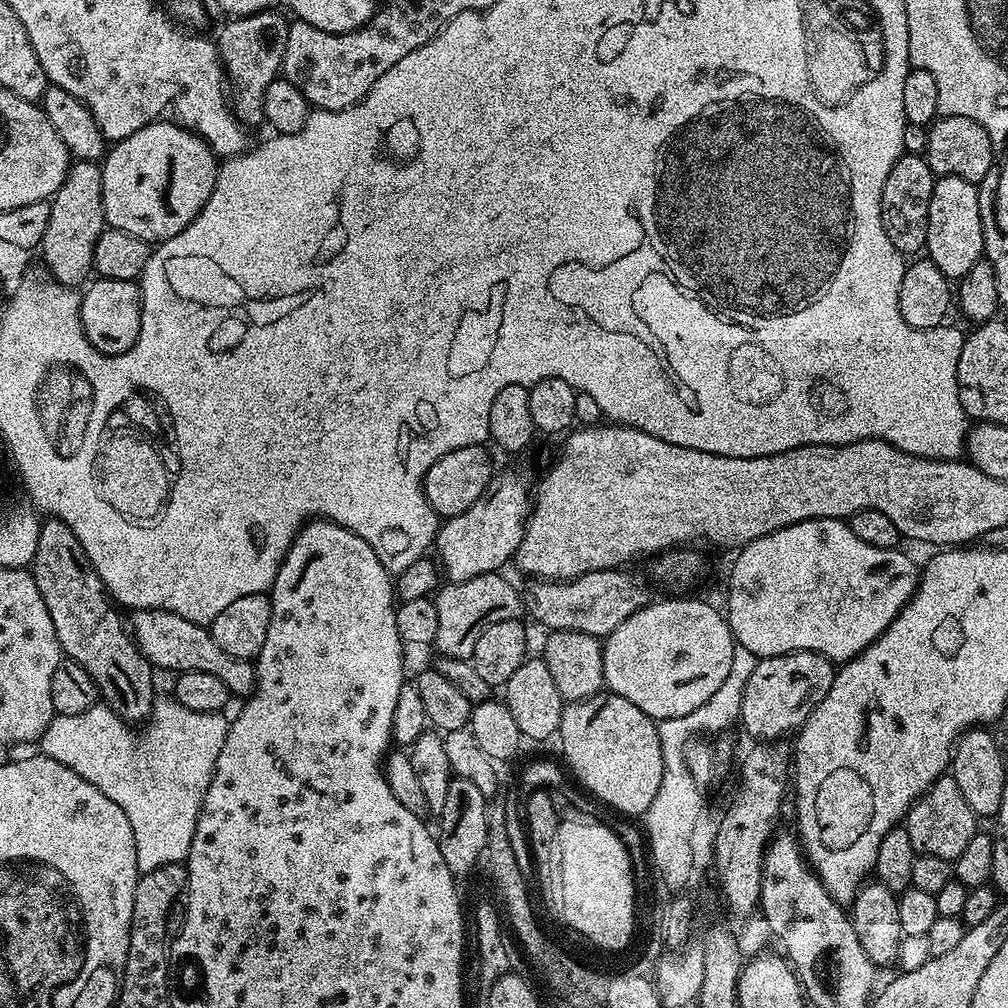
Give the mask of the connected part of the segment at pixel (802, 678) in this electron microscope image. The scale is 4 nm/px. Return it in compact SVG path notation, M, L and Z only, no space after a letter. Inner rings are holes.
M791 652L757 659L754 674L750 674L750 682L746 682L746 690L742 694L739 723L744 724L756 742L791 737L799 732L806 718L810 718L814 706L826 698L833 675L833 661L817 652Z

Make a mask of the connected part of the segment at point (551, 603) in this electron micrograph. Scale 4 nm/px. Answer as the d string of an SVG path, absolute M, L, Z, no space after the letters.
M607 568L601 572L587 572L573 580L533 579L529 583L532 585L522 592L524 612L533 621L544 623L557 632L574 630L605 638L632 614L650 603L647 582L628 571L632 570Z

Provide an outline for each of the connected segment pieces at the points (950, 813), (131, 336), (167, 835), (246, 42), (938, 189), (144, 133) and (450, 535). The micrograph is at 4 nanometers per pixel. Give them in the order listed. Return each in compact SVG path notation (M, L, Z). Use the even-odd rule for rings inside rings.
M951 774L939 776L924 793L916 799L906 817L906 827L910 834L913 852L925 856L934 854L934 858L946 858L955 862L962 850L970 843L978 831L978 818L970 810L958 782Z
M96 278L84 290L84 296L82 292L79 301L80 321L86 338L103 356L126 354L126 350L130 350L134 342L138 342L142 330L142 300L139 283L136 280L116 281Z
M97 706L82 714L55 715L38 741L43 755L54 758L54 762L62 762L62 766L74 770L74 774L86 778L90 786L100 788L102 794L126 814L134 834L140 873L187 861L200 801L212 780L218 754L222 754L222 742L226 742L230 723L229 717L219 712L185 712L179 707L171 707L153 707L151 716L139 729L140 733L106 706Z
M269 10L229 19L229 24L221 30L220 36L215 37L216 48L220 51L220 63L224 66L226 84L230 89L232 110L248 130L265 123L266 88L281 75L289 21L284 20L283 14L278 11Z
M941 176L934 186L934 194L930 194L930 218L928 219L928 233L926 234L926 256L927 259L934 262L934 266L938 266L938 270L942 270L942 274L946 274L949 281L959 281L960 277L966 274L966 270L970 270L970 266L974 266L974 262L978 262L984 256L984 231L982 230L982 214L978 210L978 194L979 187L971 184L968 180L962 178L954 178L953 176Z
M161 118L130 134L130 138L113 143L102 160L102 202L107 227L147 242L163 242L186 230L186 226L198 218L202 206L206 206L218 171L218 157L207 142L179 123L167 124L166 121Z
M504 472L501 476L499 473L470 510L447 517L437 528L434 552L437 552L435 555L443 575L457 584L482 574L500 572L503 564L515 557L524 537L524 525L532 514L533 503L534 496L526 477L515 476L512 472Z

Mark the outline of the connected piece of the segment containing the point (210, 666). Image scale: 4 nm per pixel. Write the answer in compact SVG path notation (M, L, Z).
M162 609L133 611L131 616L130 631L136 638L140 653L151 662L153 669L165 668L171 674L202 670L202 674L214 674L214 678L226 682L233 697L252 695L256 686L255 667L249 661L234 658L234 654L226 654L226 650L214 642L211 631L205 625L186 622L186 618Z

